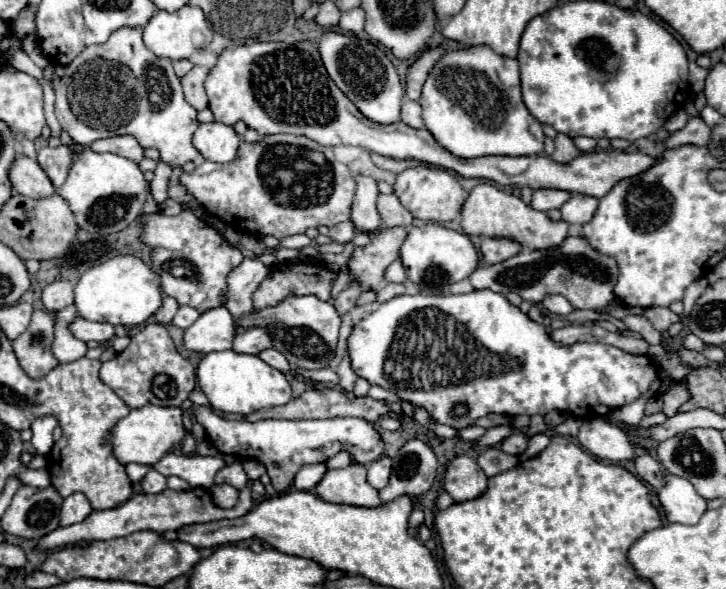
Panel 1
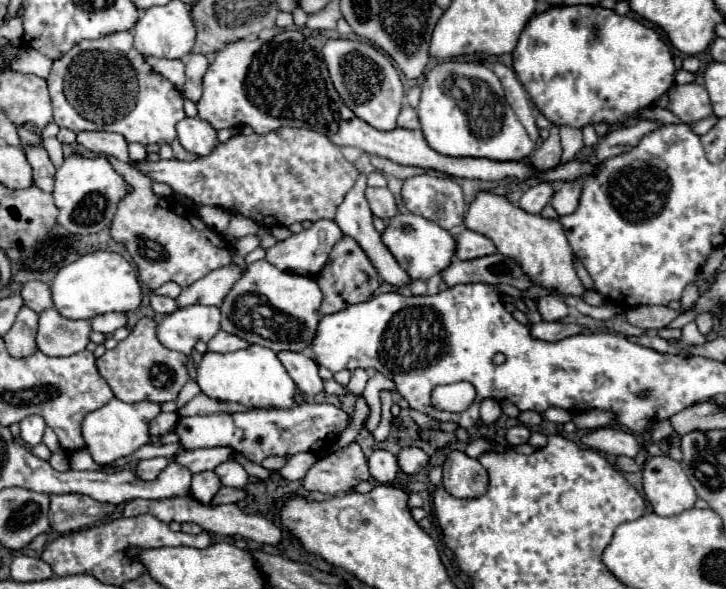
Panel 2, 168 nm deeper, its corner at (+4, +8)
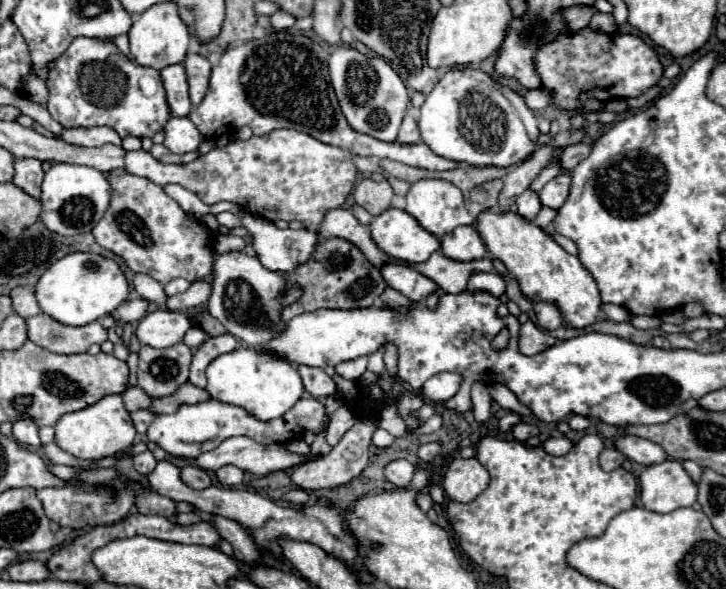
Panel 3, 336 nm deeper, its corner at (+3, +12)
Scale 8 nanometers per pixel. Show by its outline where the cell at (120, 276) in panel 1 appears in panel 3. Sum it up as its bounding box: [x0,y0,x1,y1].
[35,252,129,326]

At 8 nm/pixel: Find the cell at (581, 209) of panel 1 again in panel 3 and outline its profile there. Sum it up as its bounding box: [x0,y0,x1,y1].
[539,172,571,210]

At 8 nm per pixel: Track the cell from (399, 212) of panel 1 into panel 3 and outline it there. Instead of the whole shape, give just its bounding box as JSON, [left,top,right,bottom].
[353,178,393,216]

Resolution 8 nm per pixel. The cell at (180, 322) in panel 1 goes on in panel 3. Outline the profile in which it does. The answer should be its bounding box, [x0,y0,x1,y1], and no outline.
[131,274,167,308]

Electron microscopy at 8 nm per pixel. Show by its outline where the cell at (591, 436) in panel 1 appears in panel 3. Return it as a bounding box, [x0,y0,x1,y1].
[615,436,669,466]

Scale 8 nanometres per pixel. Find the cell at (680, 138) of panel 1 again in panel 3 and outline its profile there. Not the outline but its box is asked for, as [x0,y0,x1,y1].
[557,142,591,170]

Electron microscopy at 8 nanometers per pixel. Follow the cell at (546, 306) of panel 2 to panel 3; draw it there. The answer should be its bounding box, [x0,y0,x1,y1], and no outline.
[533,302,563,332]

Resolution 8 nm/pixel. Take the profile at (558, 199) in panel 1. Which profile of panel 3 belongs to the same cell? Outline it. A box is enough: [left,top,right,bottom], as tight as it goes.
[517,190,541,220]

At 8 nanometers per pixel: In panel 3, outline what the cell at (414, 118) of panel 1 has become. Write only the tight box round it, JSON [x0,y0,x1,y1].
[397,116,421,144]

